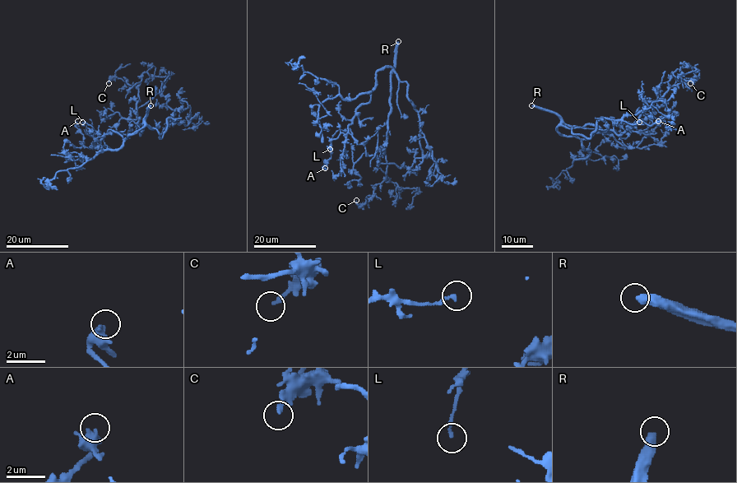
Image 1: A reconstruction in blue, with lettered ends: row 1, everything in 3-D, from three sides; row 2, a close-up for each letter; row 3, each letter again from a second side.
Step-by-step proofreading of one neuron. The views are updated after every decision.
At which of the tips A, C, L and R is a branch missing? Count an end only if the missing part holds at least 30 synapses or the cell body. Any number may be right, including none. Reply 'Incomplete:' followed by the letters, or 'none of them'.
Incomplete: R

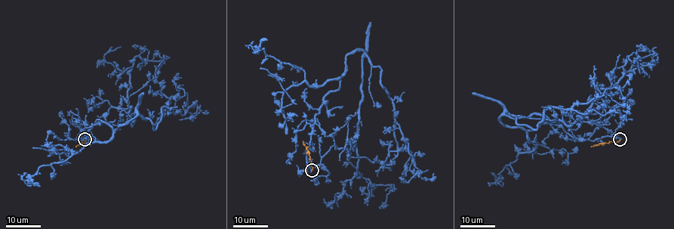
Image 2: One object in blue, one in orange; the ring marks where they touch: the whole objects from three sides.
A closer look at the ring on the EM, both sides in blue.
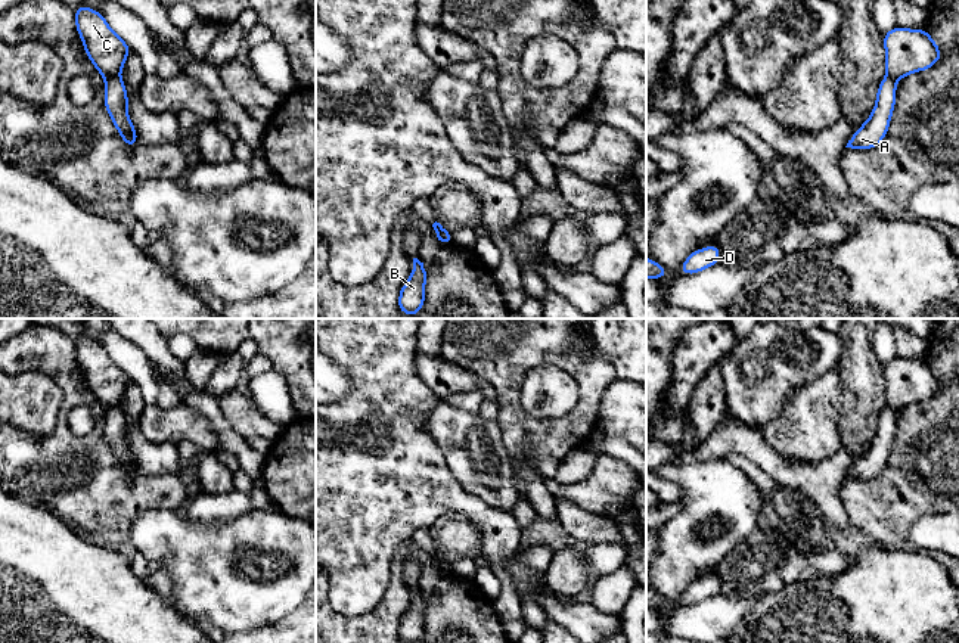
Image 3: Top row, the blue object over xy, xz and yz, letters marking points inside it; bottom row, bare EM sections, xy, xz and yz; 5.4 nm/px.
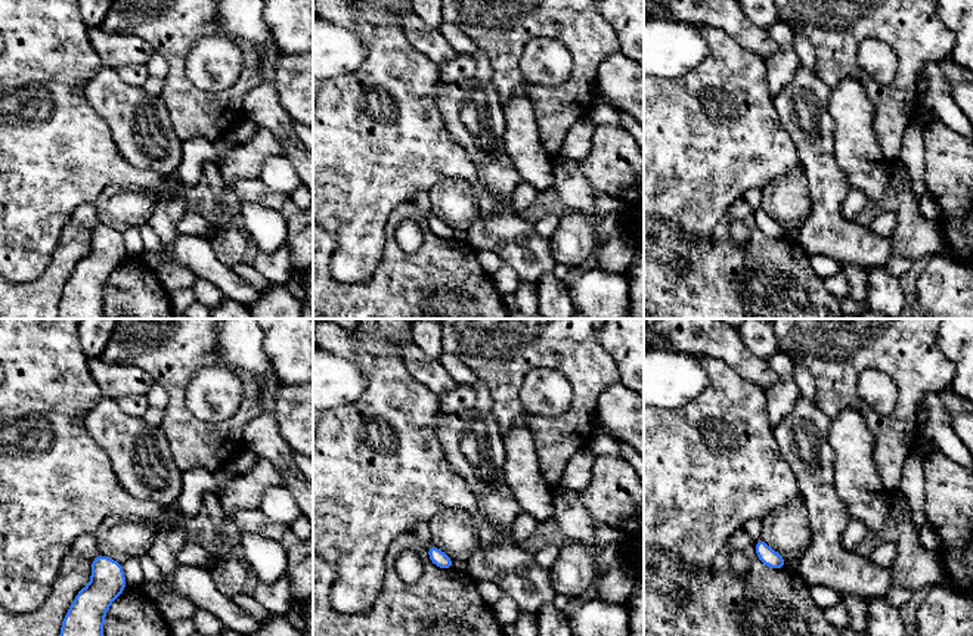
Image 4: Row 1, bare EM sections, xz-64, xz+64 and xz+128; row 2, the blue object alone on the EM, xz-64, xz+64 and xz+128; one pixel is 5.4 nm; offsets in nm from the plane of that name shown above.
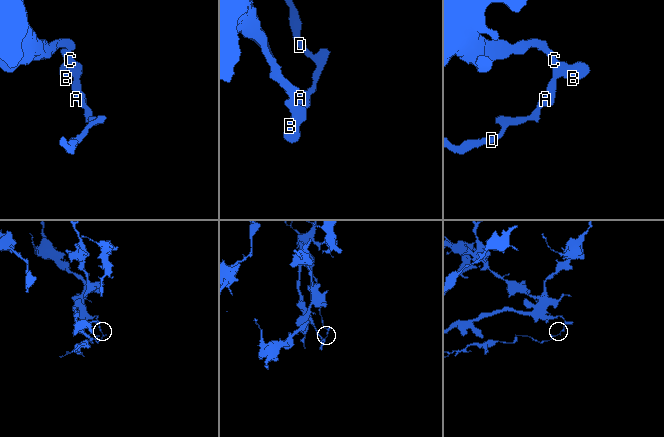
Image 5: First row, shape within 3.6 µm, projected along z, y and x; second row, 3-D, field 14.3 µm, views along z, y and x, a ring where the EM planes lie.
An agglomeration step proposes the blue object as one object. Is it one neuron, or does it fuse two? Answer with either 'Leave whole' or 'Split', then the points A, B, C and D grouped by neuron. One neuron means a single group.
Split. Groups: A D / B C

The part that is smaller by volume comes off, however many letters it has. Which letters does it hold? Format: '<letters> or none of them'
A, D

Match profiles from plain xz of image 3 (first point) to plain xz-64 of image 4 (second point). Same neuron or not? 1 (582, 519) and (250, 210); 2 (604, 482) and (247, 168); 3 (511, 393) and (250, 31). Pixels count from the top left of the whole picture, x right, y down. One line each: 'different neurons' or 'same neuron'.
1: different neurons
2: same neuron
3: different neurons

